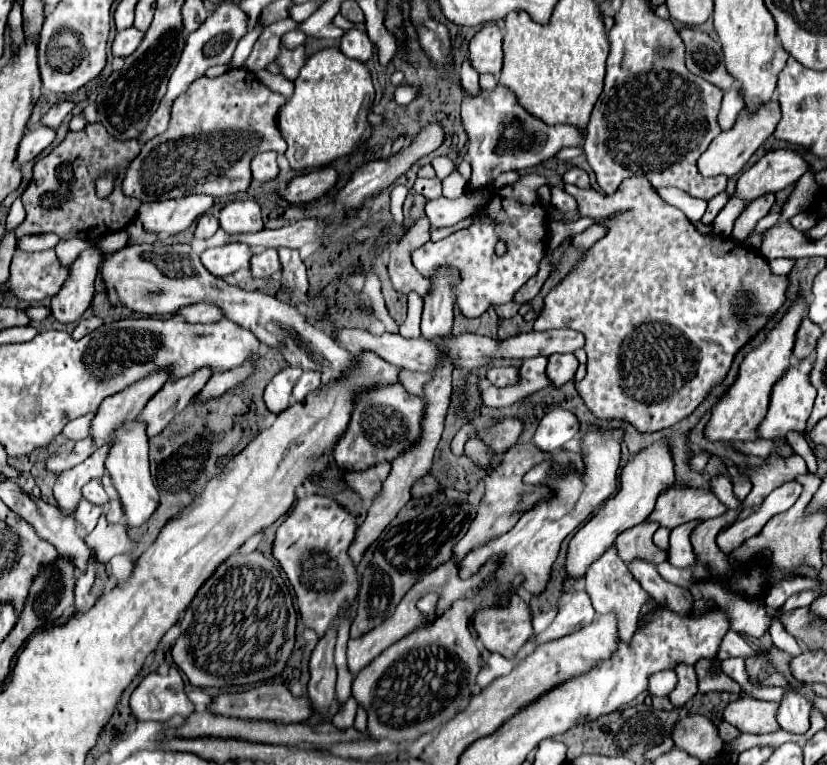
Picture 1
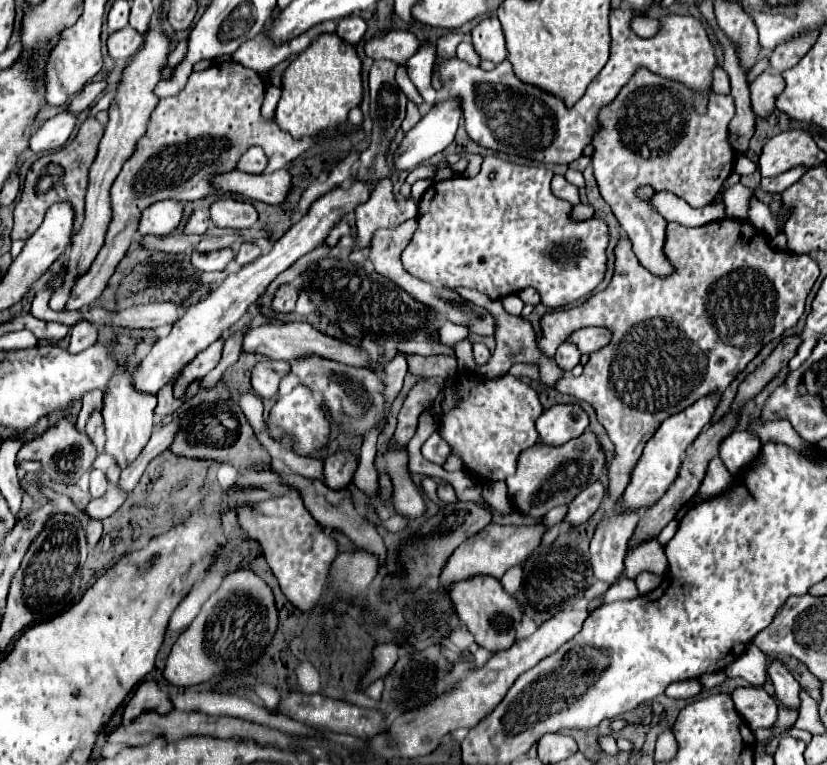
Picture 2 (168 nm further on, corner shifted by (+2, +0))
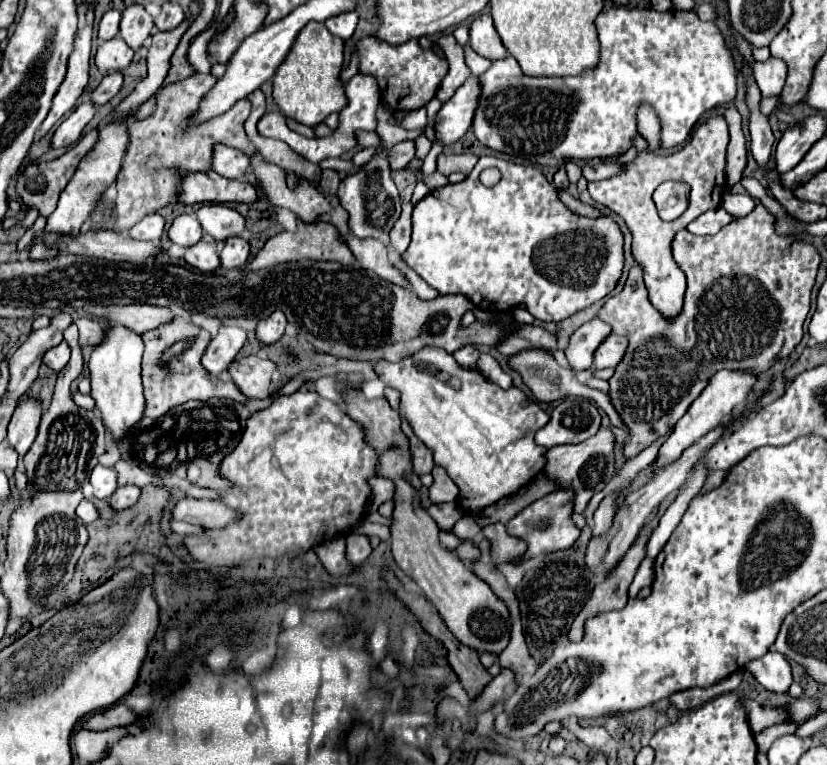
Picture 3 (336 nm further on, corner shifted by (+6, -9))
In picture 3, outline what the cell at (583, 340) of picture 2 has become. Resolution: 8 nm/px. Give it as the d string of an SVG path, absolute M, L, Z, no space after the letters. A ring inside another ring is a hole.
M609 334L595 350L595 356L593 356L595 368L615 368L619 364L619 358L623 358L625 348L627 348L627 338Z

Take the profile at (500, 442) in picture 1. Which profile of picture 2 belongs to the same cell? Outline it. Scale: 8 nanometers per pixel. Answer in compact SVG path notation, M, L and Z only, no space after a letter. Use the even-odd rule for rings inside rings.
M457 371L453 383L457 399L441 417L439 435L449 443L451 453L463 461L465 471L475 477L475 481L481 485L505 481L515 473L519 453L539 441L535 421L543 413L543 405L537 391L519 377L503 375L497 379L483 379L477 371Z

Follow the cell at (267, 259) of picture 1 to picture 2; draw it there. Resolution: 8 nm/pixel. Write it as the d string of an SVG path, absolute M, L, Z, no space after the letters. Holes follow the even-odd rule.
M241 243L239 251L237 251L237 255L235 255L235 261L237 261L239 265L247 265L247 263L255 261L259 255L261 255L261 249L259 249L255 243Z

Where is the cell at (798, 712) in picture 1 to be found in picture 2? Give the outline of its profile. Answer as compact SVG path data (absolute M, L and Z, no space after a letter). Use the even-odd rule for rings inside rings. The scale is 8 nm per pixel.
M771 655L769 677L771 677L773 685L775 685L775 693L777 693L779 701L785 707L797 709L799 707L799 683L791 675L791 671L787 669L787 665L777 655Z

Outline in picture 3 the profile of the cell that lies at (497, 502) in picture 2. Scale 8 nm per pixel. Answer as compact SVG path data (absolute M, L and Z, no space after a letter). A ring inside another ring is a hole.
M491 524L487 528L487 538L491 540L491 556L497 564L509 562L525 552L525 542L505 536L505 526L503 524Z

